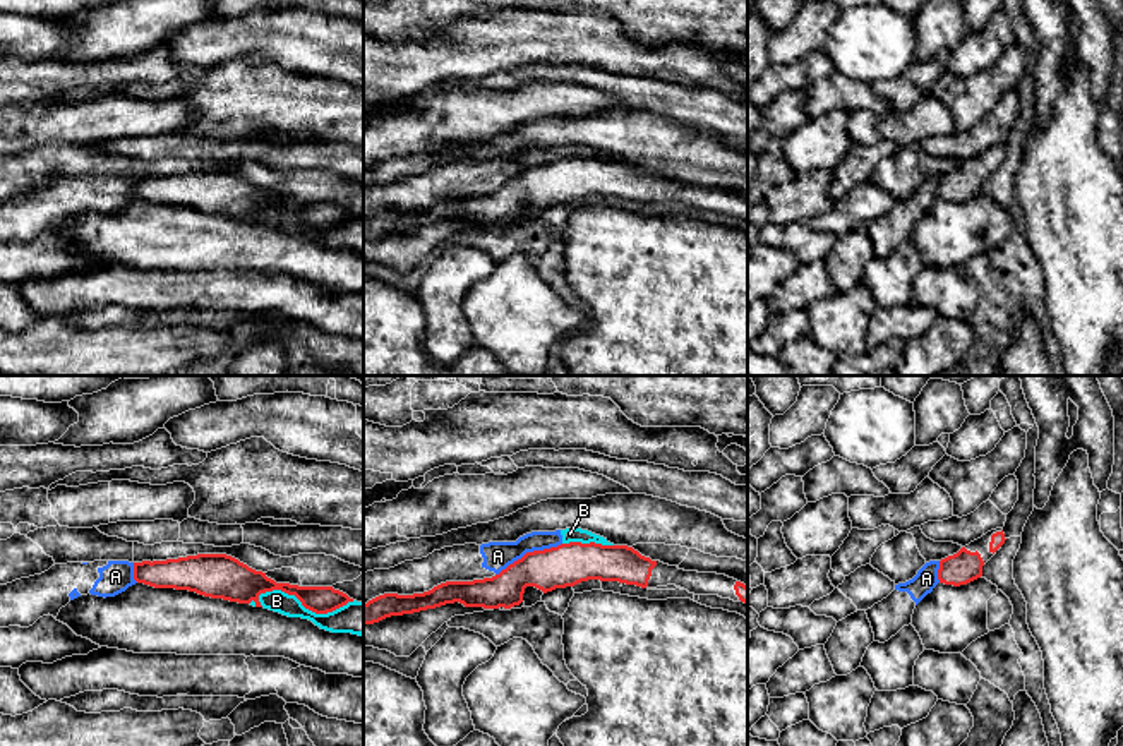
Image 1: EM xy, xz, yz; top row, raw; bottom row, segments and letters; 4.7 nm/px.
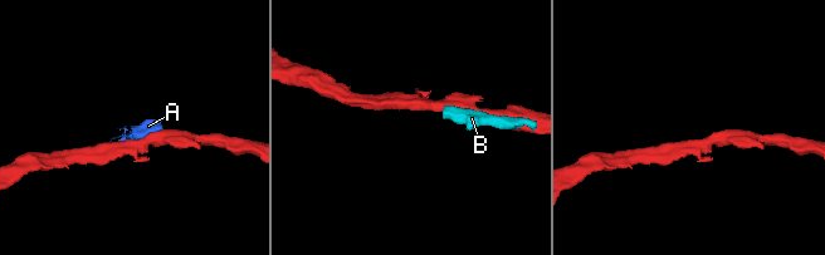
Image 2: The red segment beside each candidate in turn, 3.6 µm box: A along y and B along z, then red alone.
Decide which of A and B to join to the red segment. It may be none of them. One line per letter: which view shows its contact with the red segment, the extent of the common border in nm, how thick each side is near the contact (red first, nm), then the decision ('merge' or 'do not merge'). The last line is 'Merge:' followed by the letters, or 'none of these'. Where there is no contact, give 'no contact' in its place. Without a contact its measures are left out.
A: xz | 340 nm | 200/140 nm | do not merge
B: xy | 500 nm | 150/130 nm | do not merge
Merge: none of these

